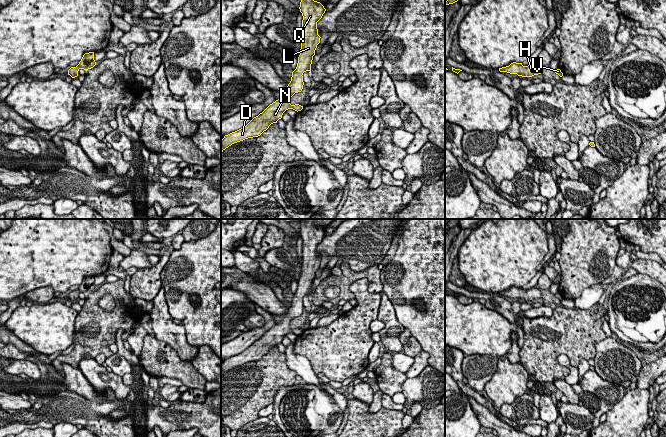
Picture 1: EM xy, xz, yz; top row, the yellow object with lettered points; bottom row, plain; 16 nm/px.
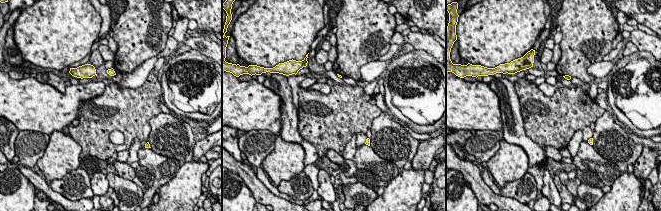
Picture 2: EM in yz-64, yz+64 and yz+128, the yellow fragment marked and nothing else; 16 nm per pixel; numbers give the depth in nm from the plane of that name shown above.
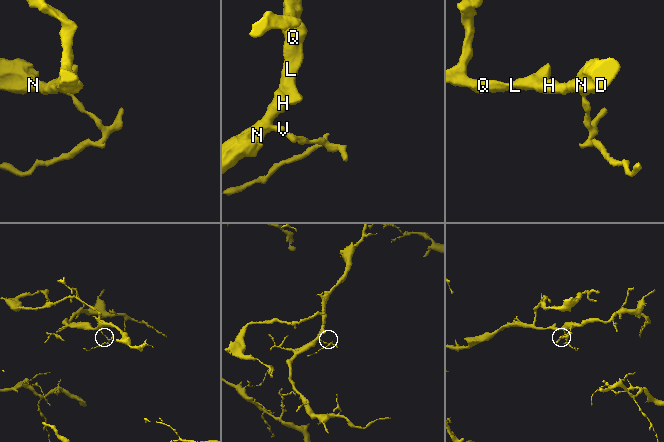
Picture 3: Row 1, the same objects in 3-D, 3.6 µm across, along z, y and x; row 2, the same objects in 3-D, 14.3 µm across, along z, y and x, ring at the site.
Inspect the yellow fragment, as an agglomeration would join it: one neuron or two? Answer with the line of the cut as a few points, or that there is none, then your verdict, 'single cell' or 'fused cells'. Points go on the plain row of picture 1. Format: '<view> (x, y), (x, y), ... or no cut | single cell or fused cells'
no cut | single cell

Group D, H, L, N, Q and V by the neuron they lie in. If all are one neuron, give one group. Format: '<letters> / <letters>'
D H L N Q V

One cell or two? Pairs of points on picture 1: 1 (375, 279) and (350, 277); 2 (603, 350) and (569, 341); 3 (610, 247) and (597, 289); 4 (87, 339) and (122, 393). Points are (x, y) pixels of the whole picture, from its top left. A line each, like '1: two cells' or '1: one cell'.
1: one cell
2: two cells
3: two cells
4: two cells

